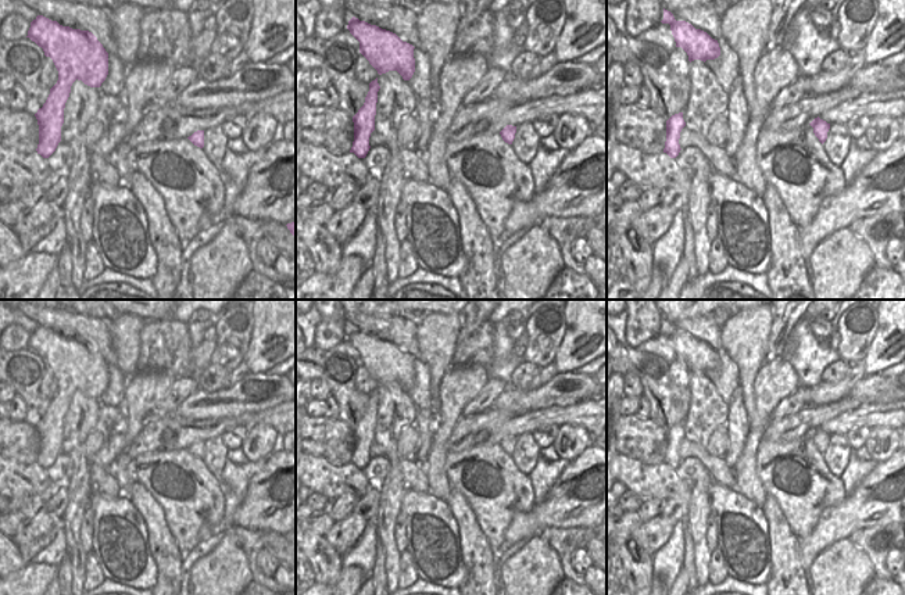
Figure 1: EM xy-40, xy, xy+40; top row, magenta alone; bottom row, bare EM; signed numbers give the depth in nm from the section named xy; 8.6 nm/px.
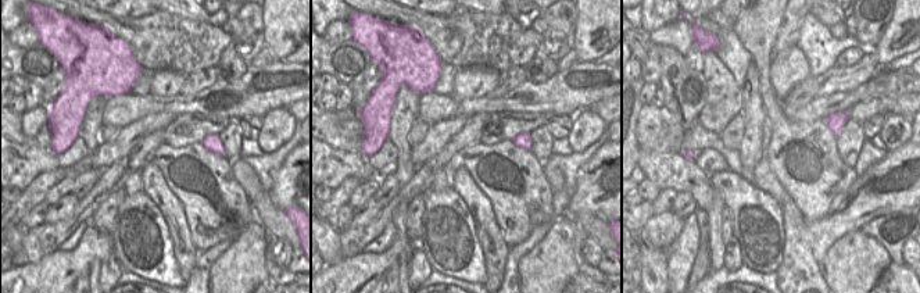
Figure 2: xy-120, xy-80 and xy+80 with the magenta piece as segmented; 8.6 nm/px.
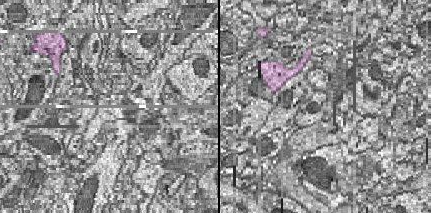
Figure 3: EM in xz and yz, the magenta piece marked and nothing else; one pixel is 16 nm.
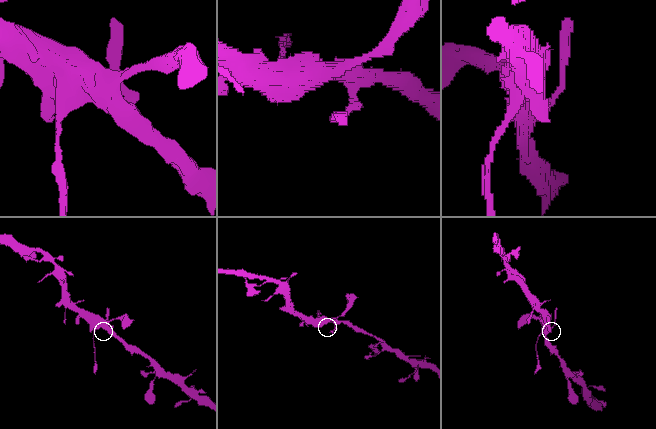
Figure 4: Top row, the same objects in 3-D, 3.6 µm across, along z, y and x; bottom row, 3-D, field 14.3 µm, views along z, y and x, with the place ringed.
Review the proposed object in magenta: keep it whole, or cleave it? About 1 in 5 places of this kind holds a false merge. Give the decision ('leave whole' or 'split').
leave whole

